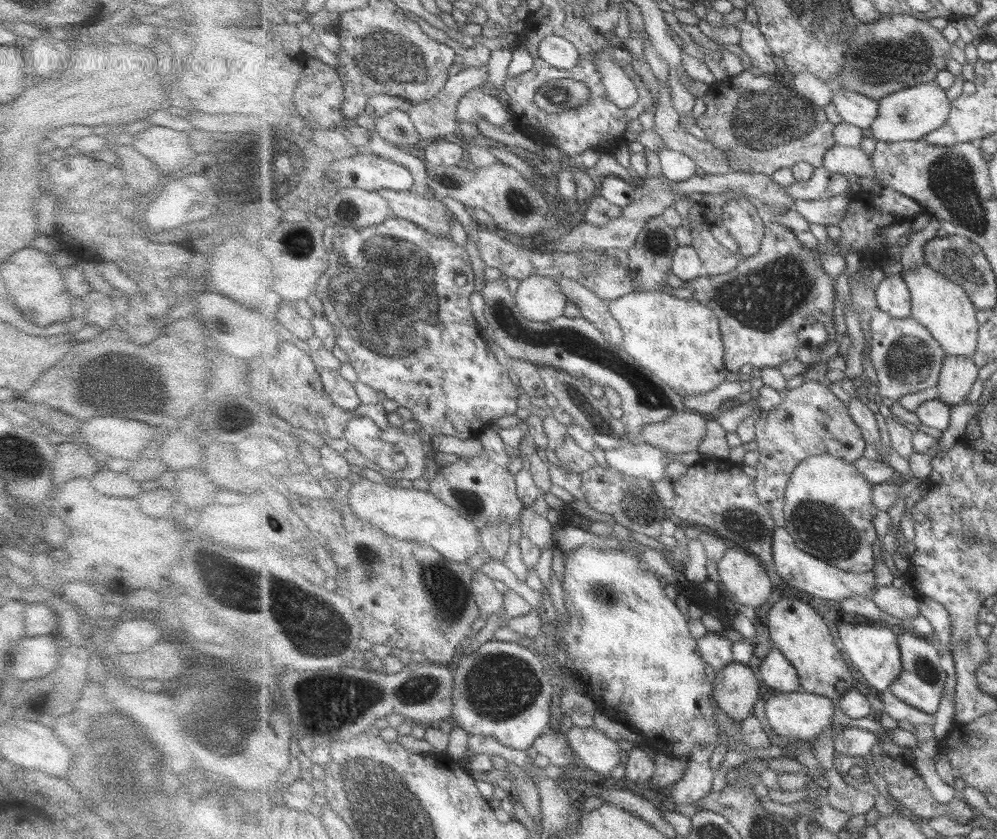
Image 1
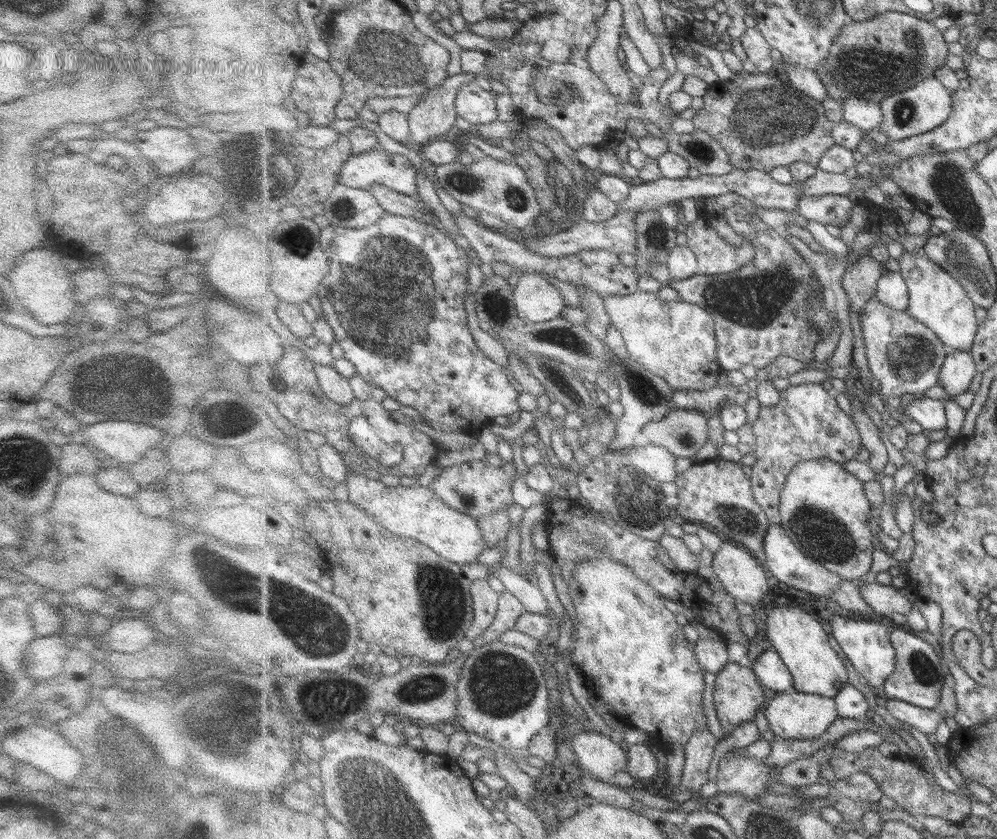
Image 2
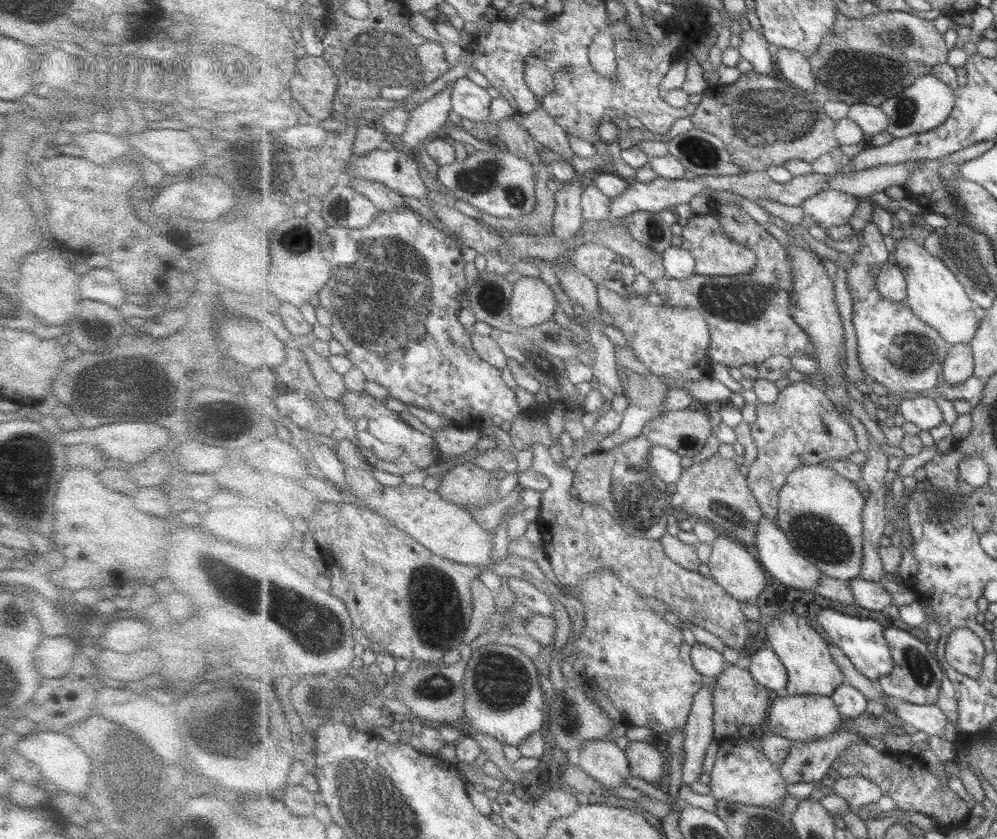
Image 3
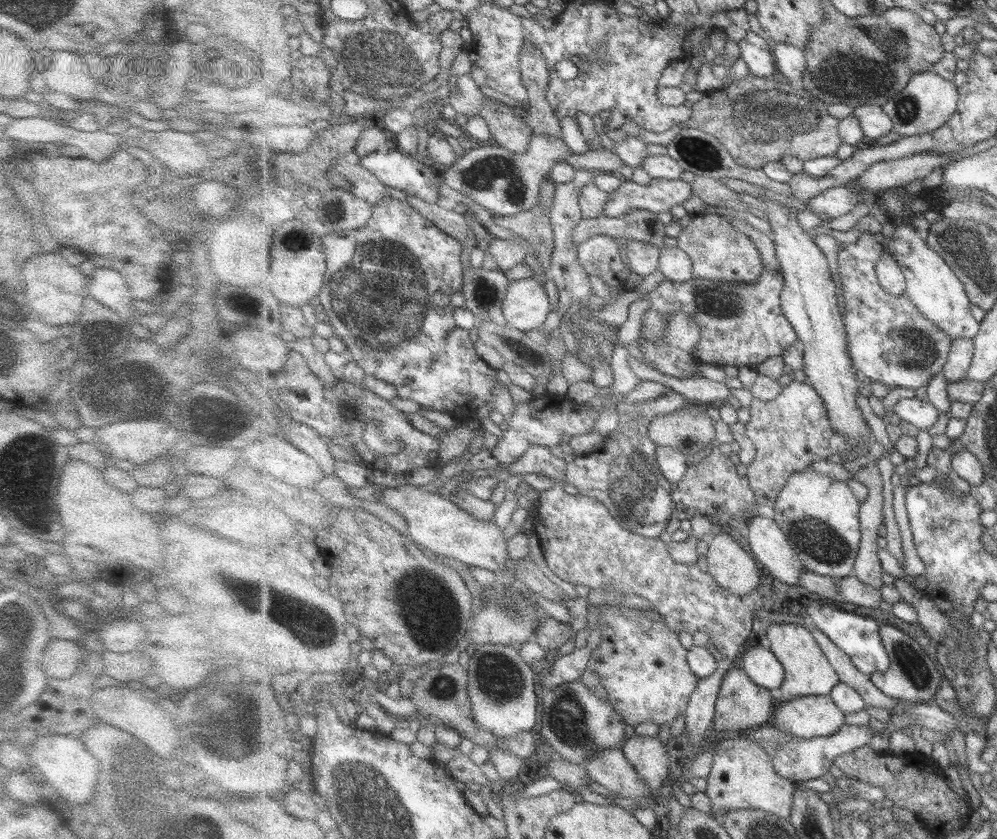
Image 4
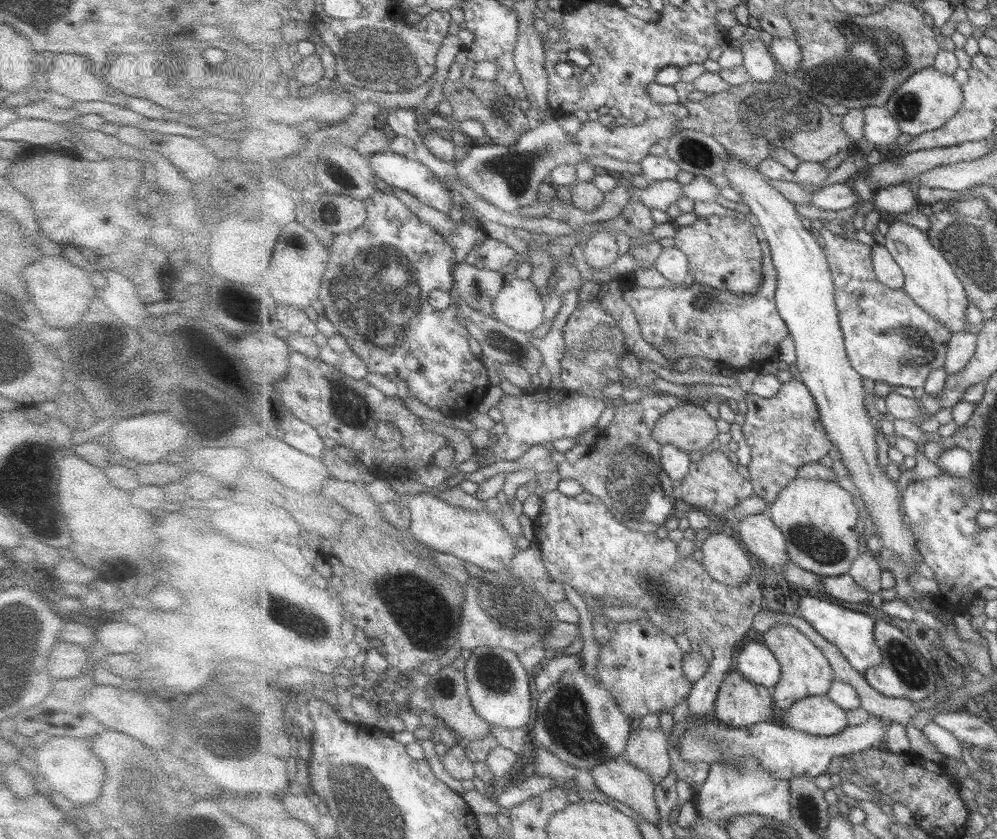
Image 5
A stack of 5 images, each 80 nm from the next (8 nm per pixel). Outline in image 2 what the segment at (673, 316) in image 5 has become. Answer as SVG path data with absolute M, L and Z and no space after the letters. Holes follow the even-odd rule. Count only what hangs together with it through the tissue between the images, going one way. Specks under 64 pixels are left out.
M731 192L718 197L706 197L698 216L717 230L725 242L735 247L751 242L756 252L753 262L732 274L696 275L686 280L673 280L667 286L677 292L679 301L697 304L713 316L718 361L726 372L739 370L745 364L761 370L783 355L804 363L814 361L815 344L821 337L809 324L806 312L811 294L823 296L825 293L824 275L807 264L795 246L787 242L783 231L768 227L764 222L761 226L760 220L758 235L751 241L736 235L726 218L726 210L733 205Z

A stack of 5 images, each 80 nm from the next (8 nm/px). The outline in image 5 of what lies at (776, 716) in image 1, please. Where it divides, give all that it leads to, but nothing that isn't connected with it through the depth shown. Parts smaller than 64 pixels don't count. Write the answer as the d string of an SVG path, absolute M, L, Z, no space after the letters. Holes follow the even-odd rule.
M829 695L807 697L791 709L781 712L778 722L795 731L816 736L834 736L847 726L847 710L833 702Z

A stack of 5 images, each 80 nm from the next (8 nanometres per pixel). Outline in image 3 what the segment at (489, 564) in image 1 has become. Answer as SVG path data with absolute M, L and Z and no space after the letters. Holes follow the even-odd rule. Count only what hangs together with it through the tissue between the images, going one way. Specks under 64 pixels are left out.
M515 577L508 578L508 585L516 594L523 610L535 615L554 616L556 608L552 605L553 601L546 592L539 590L526 580Z

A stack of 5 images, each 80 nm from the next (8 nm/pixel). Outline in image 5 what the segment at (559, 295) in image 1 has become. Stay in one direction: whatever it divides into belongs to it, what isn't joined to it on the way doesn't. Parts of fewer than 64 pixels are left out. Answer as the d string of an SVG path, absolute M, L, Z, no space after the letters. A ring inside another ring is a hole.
M510 277L506 278L501 293L499 293L499 296L494 300L493 314L495 314L495 318L498 322L518 332L530 334L543 324L543 320L546 320L546 303L546 298L541 296L540 290L537 290L537 286L535 286L533 282L529 282L528 279L520 280L519 278Z

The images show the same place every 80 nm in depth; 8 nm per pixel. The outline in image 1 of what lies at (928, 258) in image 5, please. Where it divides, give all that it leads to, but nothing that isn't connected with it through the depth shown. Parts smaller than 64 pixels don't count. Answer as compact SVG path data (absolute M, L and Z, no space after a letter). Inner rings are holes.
M925 263L905 270L903 276L912 299L912 318L932 332L933 338L940 342L948 356L972 358L980 341L980 326L977 324L979 308L963 287Z

